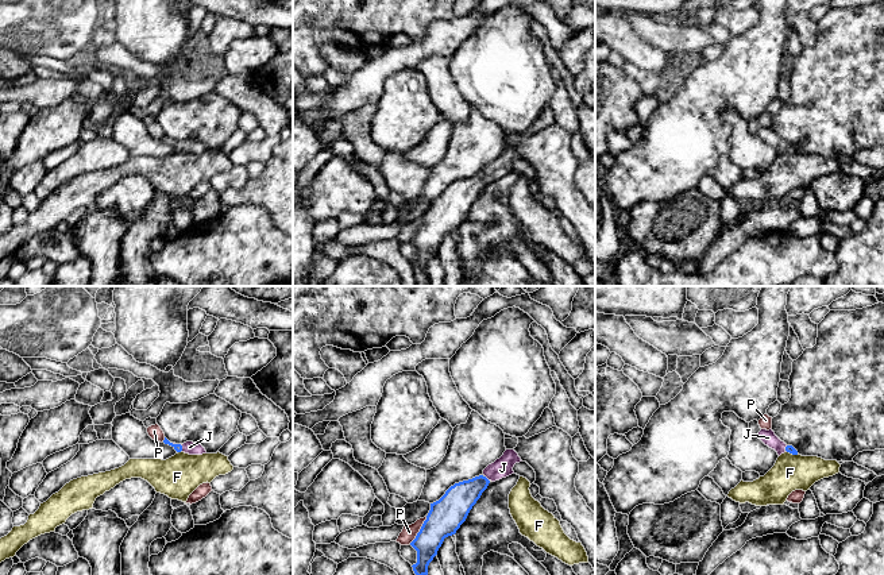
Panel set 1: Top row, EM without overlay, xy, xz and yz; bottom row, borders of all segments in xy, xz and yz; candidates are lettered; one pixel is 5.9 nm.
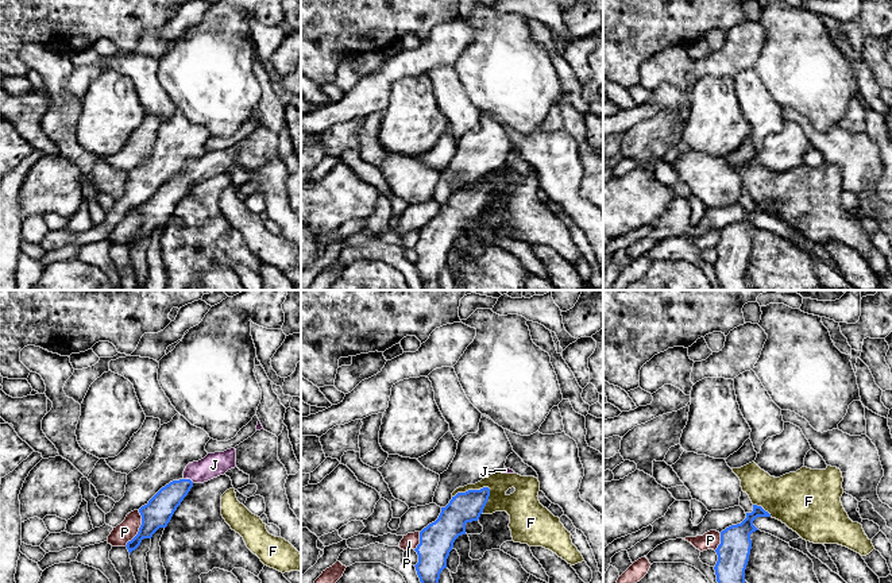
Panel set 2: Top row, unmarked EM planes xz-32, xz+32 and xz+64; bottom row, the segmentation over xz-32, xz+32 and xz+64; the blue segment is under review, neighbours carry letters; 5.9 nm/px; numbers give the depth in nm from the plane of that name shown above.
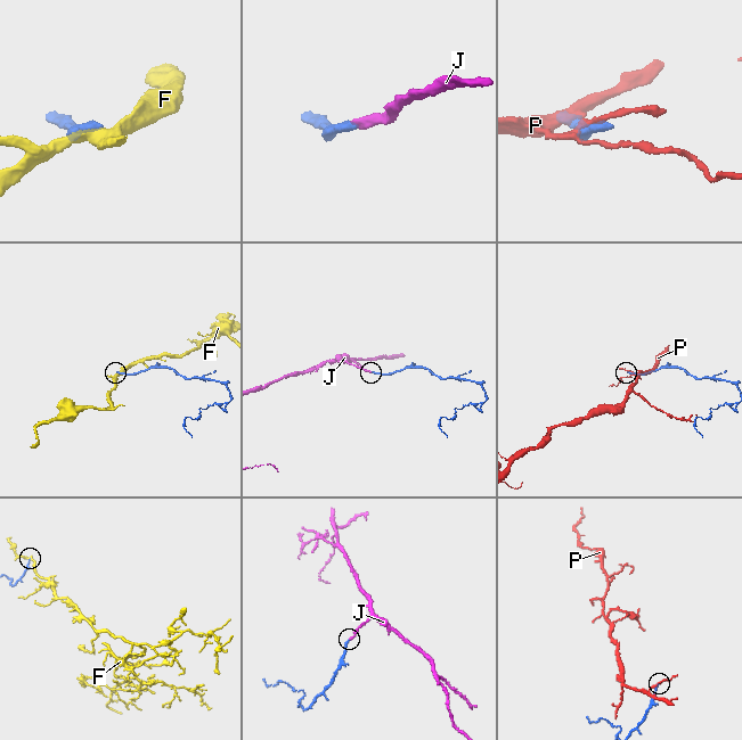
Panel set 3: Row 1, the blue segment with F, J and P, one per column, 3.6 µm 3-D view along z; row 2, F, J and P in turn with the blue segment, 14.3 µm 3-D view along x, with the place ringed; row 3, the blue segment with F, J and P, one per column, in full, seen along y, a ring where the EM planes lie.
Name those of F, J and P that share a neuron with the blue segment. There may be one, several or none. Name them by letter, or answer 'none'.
J

